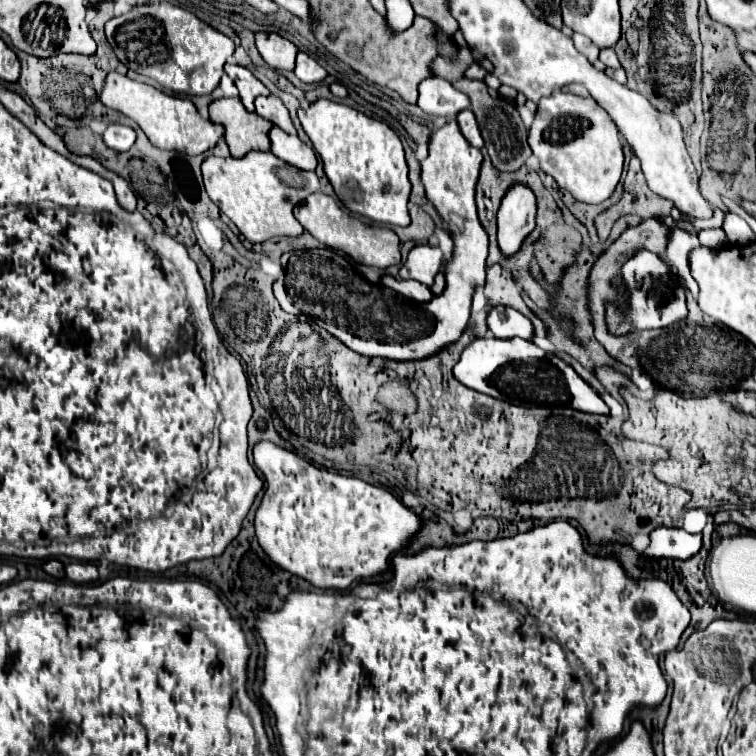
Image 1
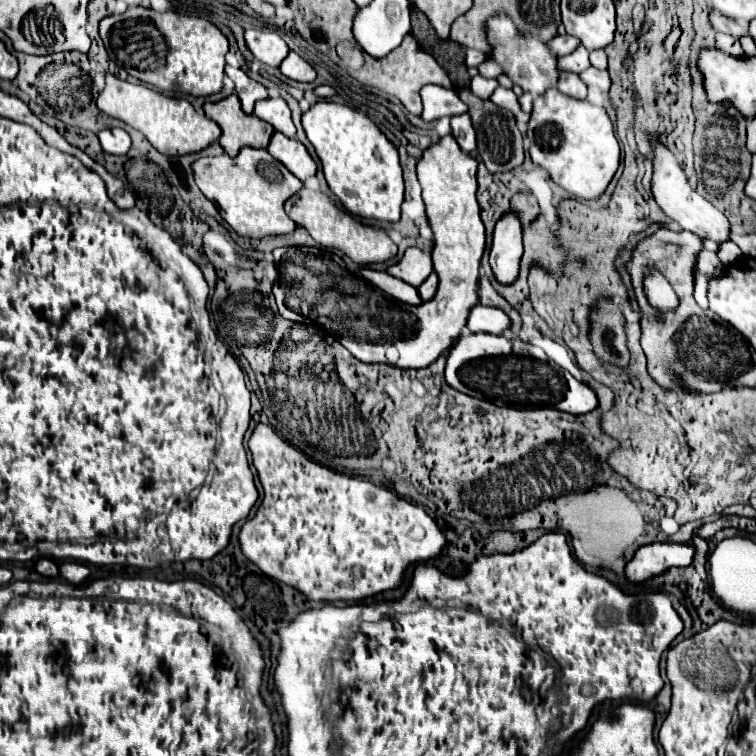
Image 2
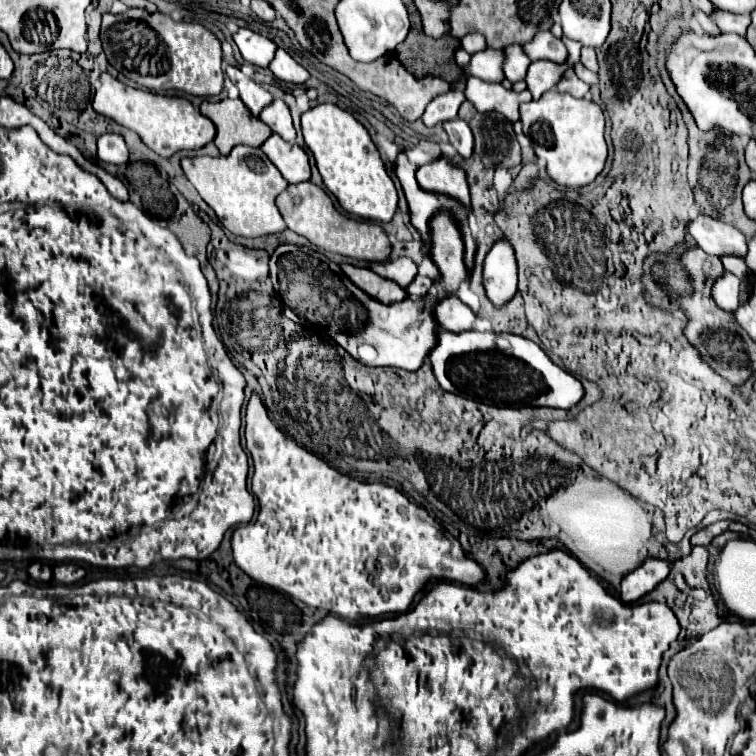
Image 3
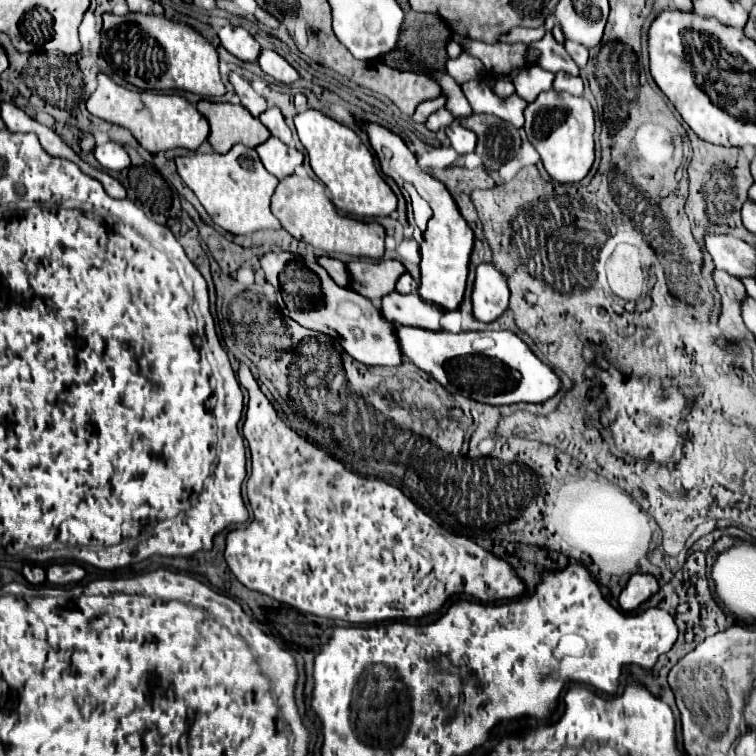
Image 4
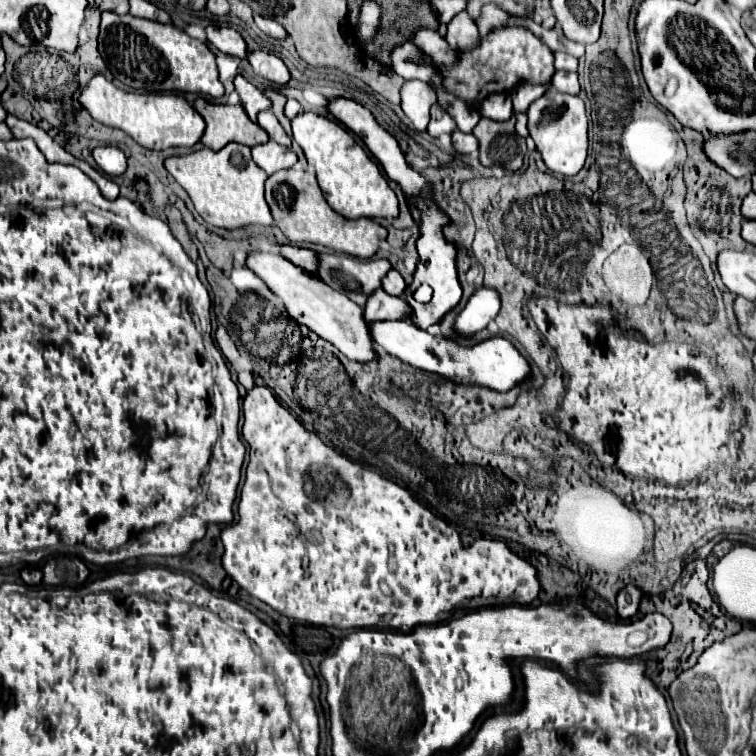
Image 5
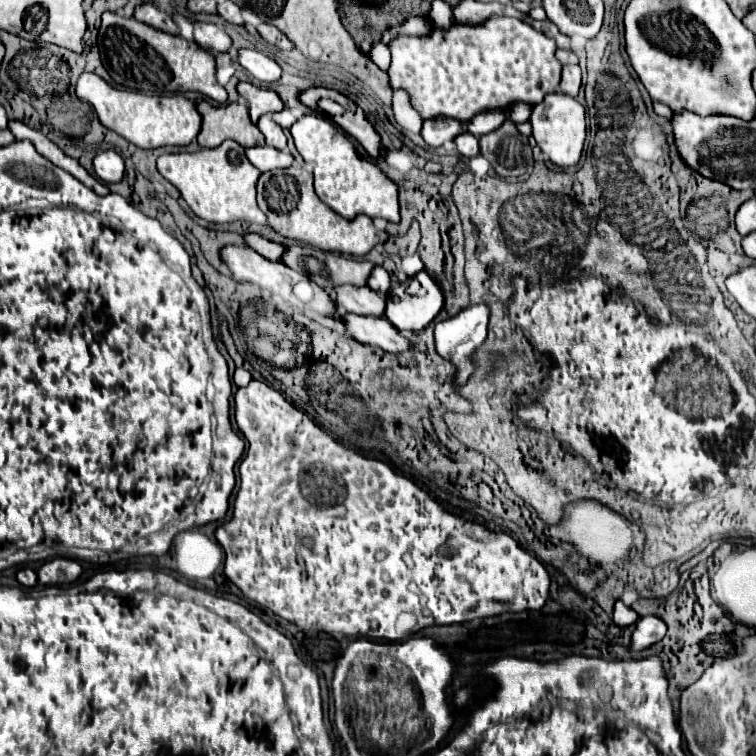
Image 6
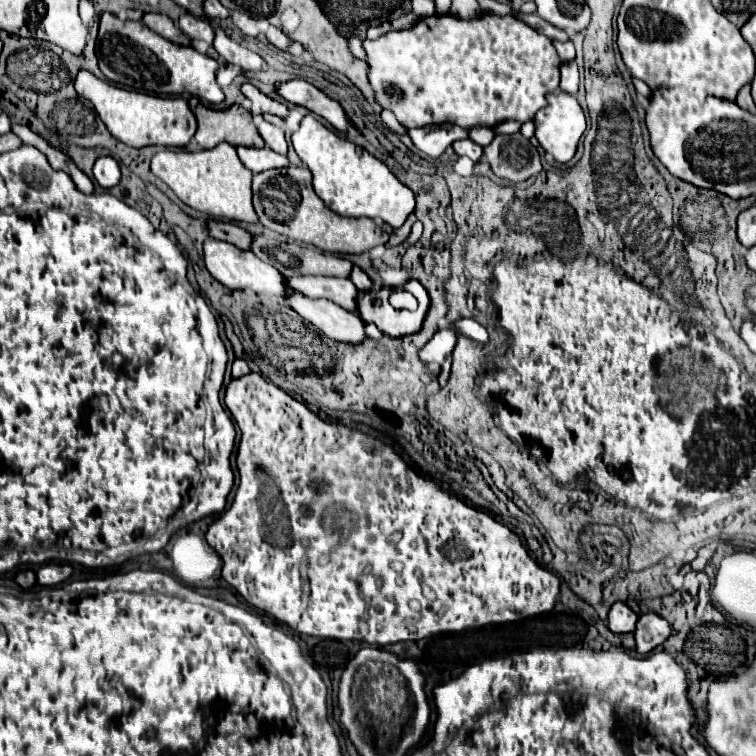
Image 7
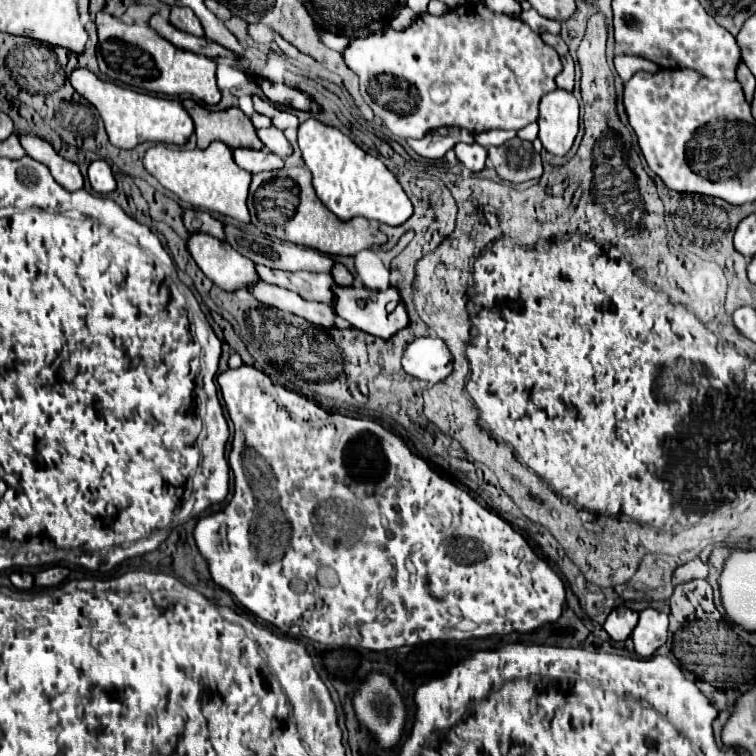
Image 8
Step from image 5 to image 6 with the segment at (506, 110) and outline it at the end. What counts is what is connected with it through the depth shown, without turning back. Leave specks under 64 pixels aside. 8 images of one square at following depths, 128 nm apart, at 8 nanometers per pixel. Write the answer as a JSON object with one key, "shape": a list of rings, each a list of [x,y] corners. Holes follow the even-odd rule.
{"shape":[[[484,110],[468,122],[468,132],[472,132],[474,136],[482,136],[488,134],[490,130],[496,130],[504,120],[506,120],[504,110]]]}

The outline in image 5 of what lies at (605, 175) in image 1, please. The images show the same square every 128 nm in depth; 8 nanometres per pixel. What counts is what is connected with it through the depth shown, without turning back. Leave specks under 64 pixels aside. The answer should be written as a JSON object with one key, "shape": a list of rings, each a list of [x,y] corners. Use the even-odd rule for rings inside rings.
{"shape":[[[548,90],[542,98],[530,104],[526,114],[528,114],[528,132],[536,144],[536,150],[542,154],[542,160],[548,166],[548,170],[564,176],[578,174],[588,156],[588,118],[584,102],[578,96]]]}

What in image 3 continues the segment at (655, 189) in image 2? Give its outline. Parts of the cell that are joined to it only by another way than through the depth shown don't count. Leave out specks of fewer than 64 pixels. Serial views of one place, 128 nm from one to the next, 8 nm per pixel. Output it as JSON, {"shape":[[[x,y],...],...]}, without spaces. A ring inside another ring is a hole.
{"shape":[[[696,214],[694,220],[686,224],[686,232],[696,240],[696,244],[714,256],[732,254],[744,256],[746,254],[746,238],[734,226],[712,218],[708,214]]]}

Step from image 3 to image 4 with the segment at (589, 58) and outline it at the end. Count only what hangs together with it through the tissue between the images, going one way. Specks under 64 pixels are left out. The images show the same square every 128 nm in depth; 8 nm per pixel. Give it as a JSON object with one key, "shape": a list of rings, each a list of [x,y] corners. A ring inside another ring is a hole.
{"shape":[[[566,40],[564,46],[566,46],[568,54],[574,58],[574,62],[576,62],[580,68],[584,68],[586,62],[588,62],[588,48],[582,46],[582,44],[578,44],[578,42],[570,42],[570,40]]]}

